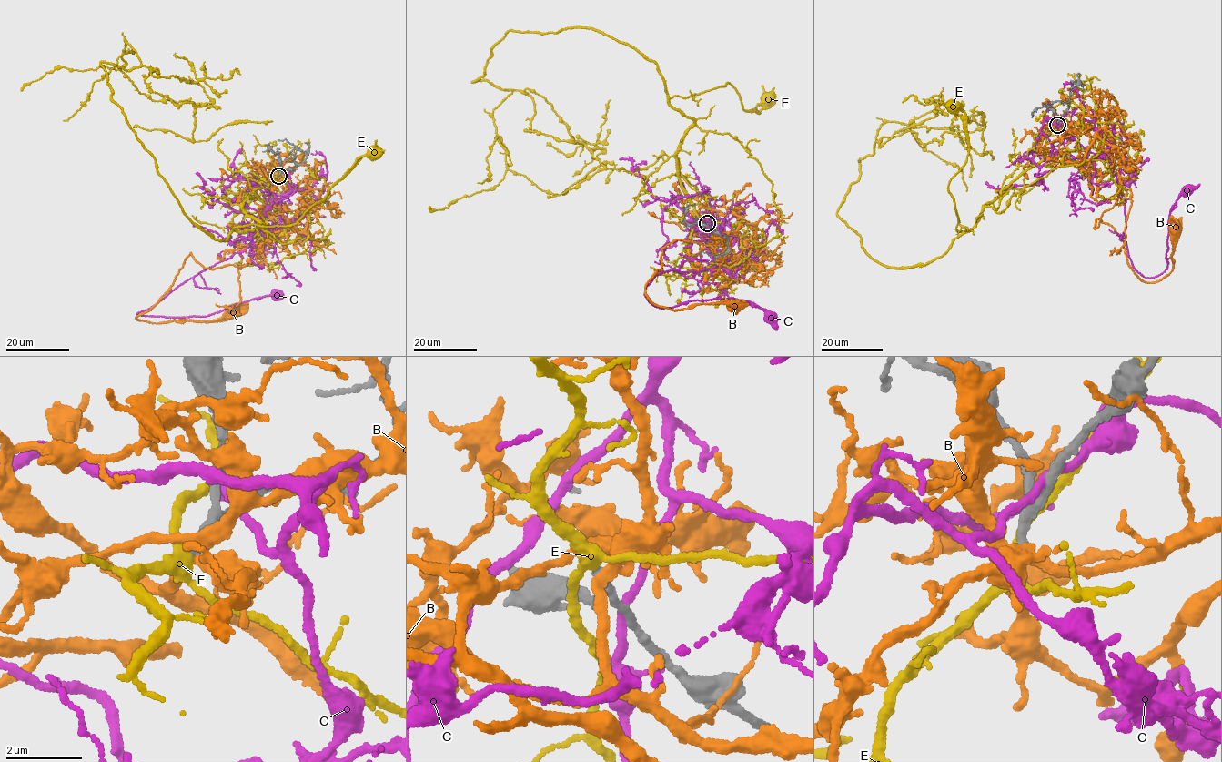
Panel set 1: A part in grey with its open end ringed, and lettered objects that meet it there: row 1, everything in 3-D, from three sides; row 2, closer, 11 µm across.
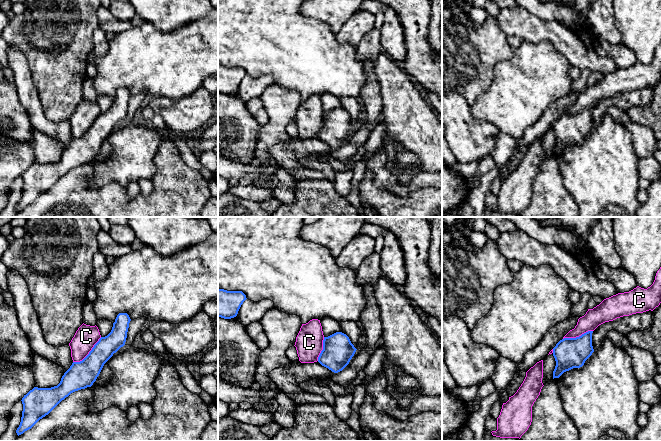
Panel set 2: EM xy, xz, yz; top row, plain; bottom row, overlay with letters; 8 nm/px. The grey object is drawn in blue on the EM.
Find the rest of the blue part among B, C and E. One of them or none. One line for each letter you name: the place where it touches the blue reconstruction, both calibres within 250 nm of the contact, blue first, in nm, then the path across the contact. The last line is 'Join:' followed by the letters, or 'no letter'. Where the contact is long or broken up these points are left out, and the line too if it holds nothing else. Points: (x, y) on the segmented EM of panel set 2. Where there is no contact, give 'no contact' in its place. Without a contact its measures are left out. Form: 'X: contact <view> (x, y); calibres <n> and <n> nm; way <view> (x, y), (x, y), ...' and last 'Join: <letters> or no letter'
Join: no letter

